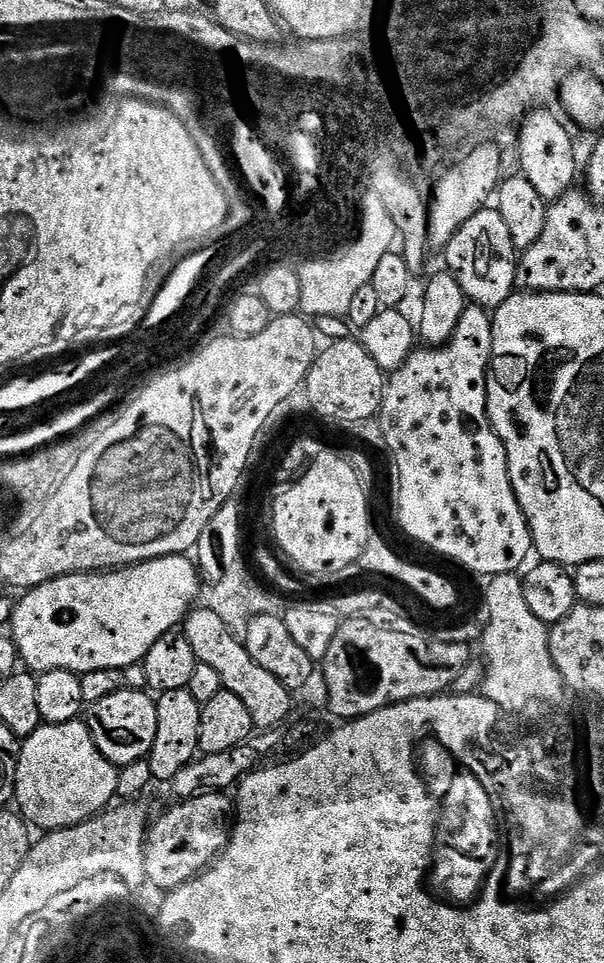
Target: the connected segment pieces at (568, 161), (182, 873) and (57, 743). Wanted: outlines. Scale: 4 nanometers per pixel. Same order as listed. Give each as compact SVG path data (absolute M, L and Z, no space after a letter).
M547 107L533 108L518 124L520 132L520 168L538 194L549 202L560 200L573 191L576 180L576 144L568 133L569 125L559 120Z
M202 792L198 796L192 796L188 800L173 803L169 812L164 812L147 829L147 839L144 841L145 868L148 875L147 883L153 888L171 890L190 882L195 876L200 875L217 856L223 852L228 844L228 837L234 827L234 804L227 800L224 792Z
M83 719L62 722L61 724L41 723L40 728L34 730L34 734L23 737L22 743L19 745L14 804L19 815L23 816L33 829L68 828L74 827L84 820L91 820L117 799L117 786L117 765L111 764L98 750L88 725Z

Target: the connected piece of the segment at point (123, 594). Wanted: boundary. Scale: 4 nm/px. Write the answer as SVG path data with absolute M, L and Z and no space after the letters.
M187 555L178 556L159 556L153 560L144 560L141 564L130 564L127 568L117 568L115 570L105 570L103 572L72 572L68 576L59 576L53 580L48 580L42 586L27 589L24 596L13 607L12 619L10 621L10 635L16 642L16 650L19 659L22 661L25 669L33 673L49 672L50 670L70 670L77 674L83 674L90 670L110 670L111 668L126 669L132 664L138 664L143 661L144 656L162 638L162 634L179 629L184 623L185 616L192 611L197 603L196 595L202 589L202 577L198 571L197 565L189 559Z

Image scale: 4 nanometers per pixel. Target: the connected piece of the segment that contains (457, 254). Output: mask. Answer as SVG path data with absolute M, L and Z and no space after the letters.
M482 210L454 234L454 238L443 249L442 256L448 259L447 271L458 278L465 296L473 305L494 310L516 288L516 265L518 250L510 238L510 230L506 222L502 222L502 214L495 210Z

